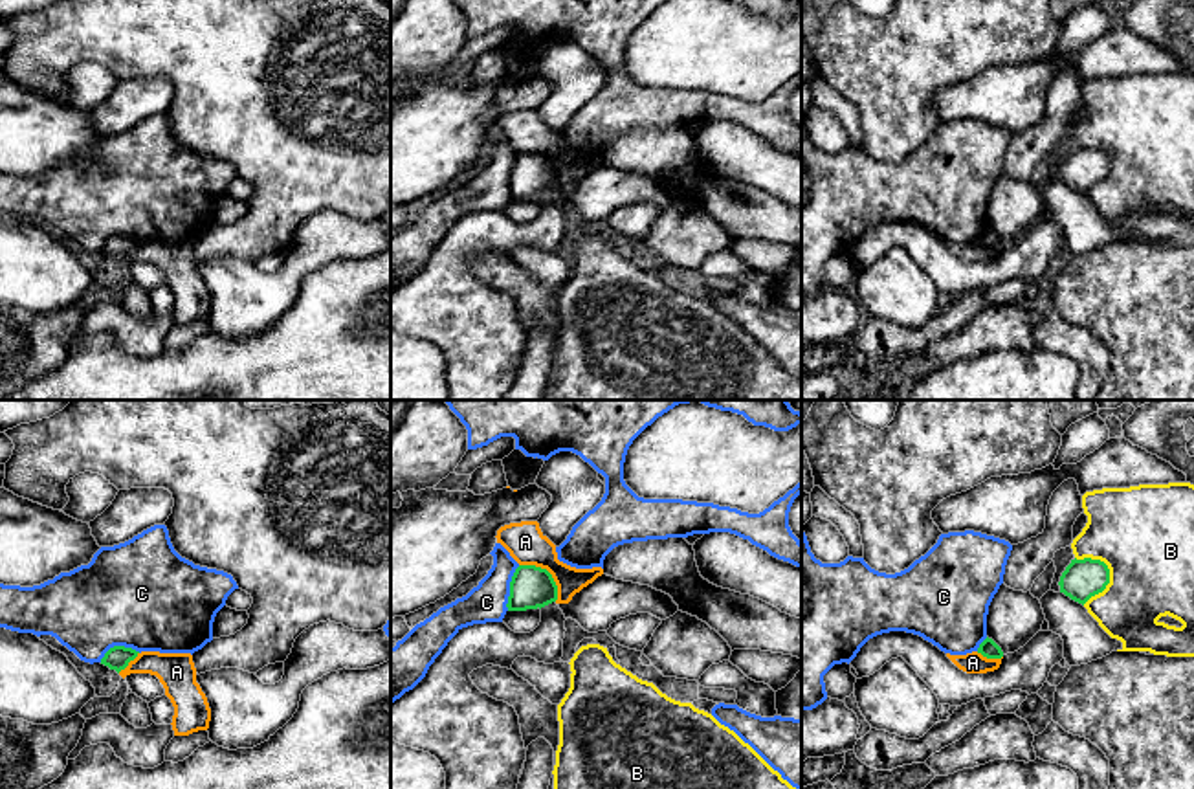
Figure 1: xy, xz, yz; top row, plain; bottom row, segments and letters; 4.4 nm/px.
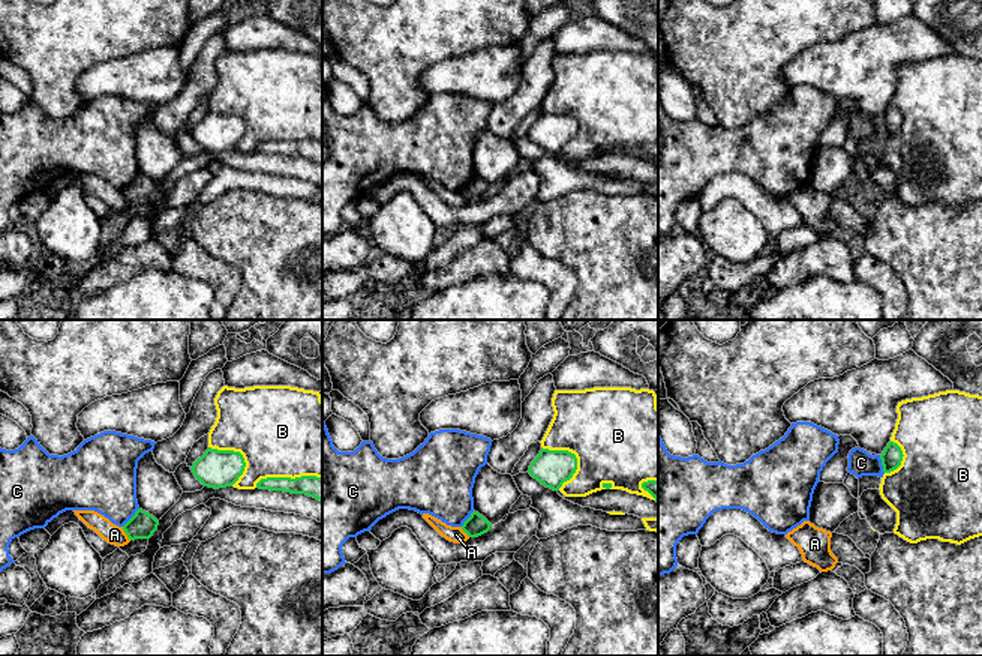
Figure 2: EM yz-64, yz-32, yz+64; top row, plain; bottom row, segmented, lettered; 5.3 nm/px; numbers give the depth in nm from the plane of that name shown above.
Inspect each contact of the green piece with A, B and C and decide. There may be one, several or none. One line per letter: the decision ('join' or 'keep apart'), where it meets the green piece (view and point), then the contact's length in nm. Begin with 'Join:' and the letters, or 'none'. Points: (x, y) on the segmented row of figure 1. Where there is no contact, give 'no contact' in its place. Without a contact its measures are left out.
Join: none
A: keep apart | xz (547, 571) | 240 nm
B: keep apart | yz (1108, 582) | 220 nm
C: keep apart | xz (510, 588) | 200 nm

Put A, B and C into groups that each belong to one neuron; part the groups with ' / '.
A B / C

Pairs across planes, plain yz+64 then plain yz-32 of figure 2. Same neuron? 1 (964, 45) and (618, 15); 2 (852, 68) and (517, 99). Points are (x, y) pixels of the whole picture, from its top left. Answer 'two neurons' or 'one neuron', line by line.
1: one neuron
2: two neurons

